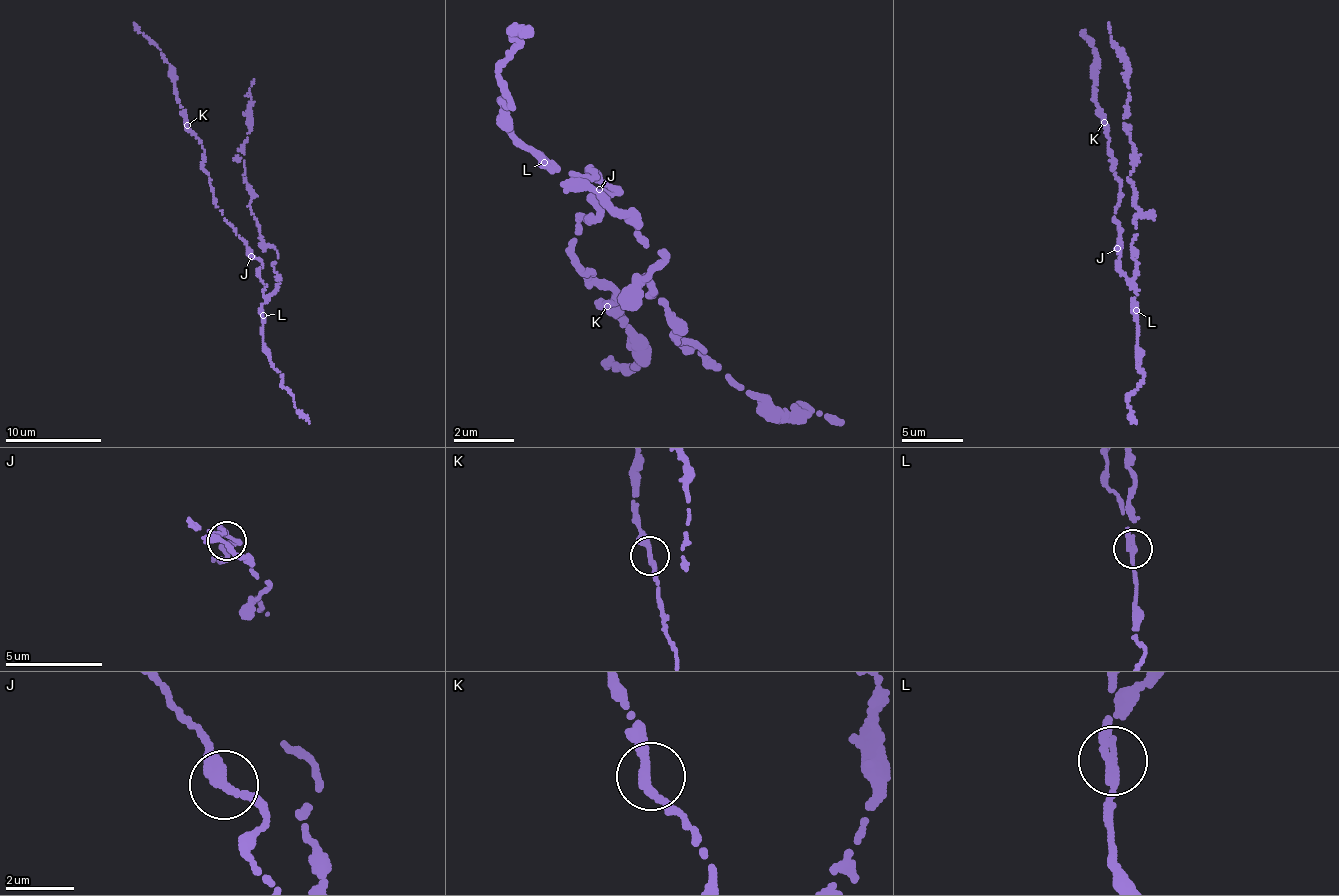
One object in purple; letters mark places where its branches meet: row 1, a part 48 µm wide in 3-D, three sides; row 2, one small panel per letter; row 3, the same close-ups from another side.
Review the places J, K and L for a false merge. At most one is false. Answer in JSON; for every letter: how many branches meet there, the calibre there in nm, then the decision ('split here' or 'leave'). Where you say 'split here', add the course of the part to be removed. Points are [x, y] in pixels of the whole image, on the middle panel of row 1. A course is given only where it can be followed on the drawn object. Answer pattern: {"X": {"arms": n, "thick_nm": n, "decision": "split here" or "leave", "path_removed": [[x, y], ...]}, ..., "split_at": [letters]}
{"J": {"arms": 2, "thick_nm": 320, "decision": "leave"}, "K": {"arms": 2, "thick_nm": 280, "decision": "leave"}, "L": {"arms": 2, "thick_nm": 280, "decision": "split here", "path_removed": [[541, 163], [640, 224], [665, 258], [640, 278], [676, 335], [781, 424], [815, 409], [843, 422]]}, "split_at": ["L"]}

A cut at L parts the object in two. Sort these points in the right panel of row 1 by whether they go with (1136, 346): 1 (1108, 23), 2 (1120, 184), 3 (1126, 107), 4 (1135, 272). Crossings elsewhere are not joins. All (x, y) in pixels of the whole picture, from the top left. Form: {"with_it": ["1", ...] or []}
{"with_it": ["2"]}

